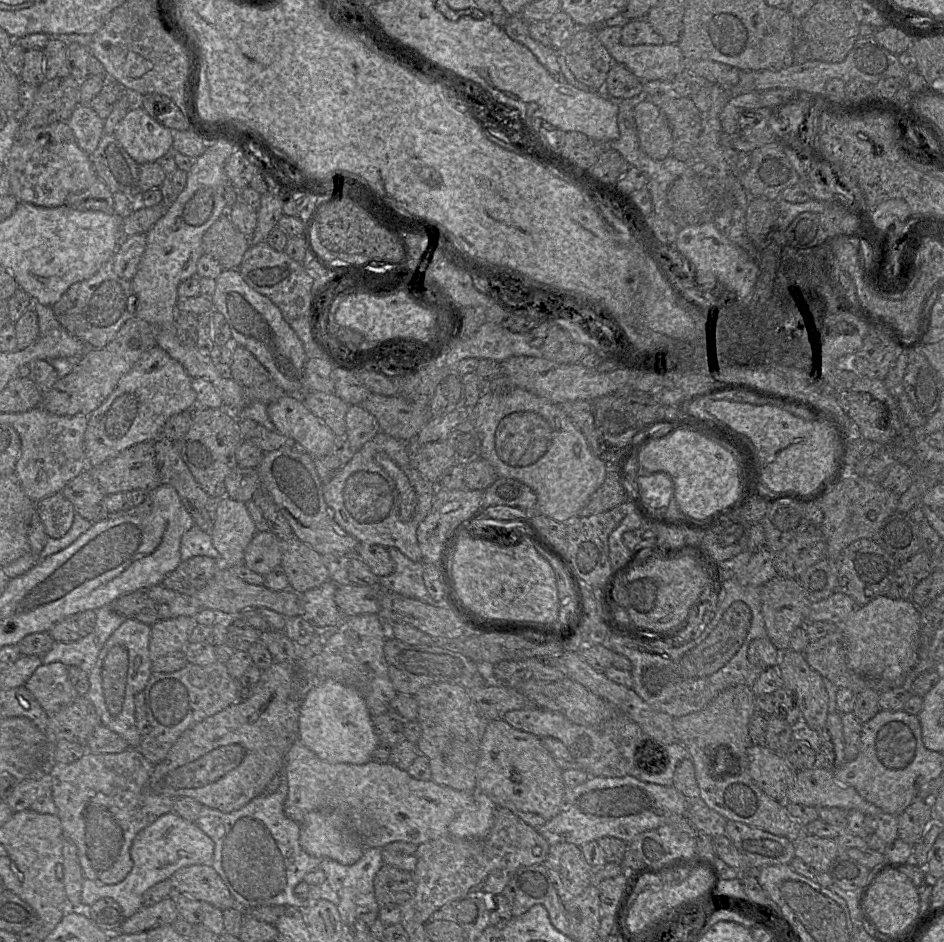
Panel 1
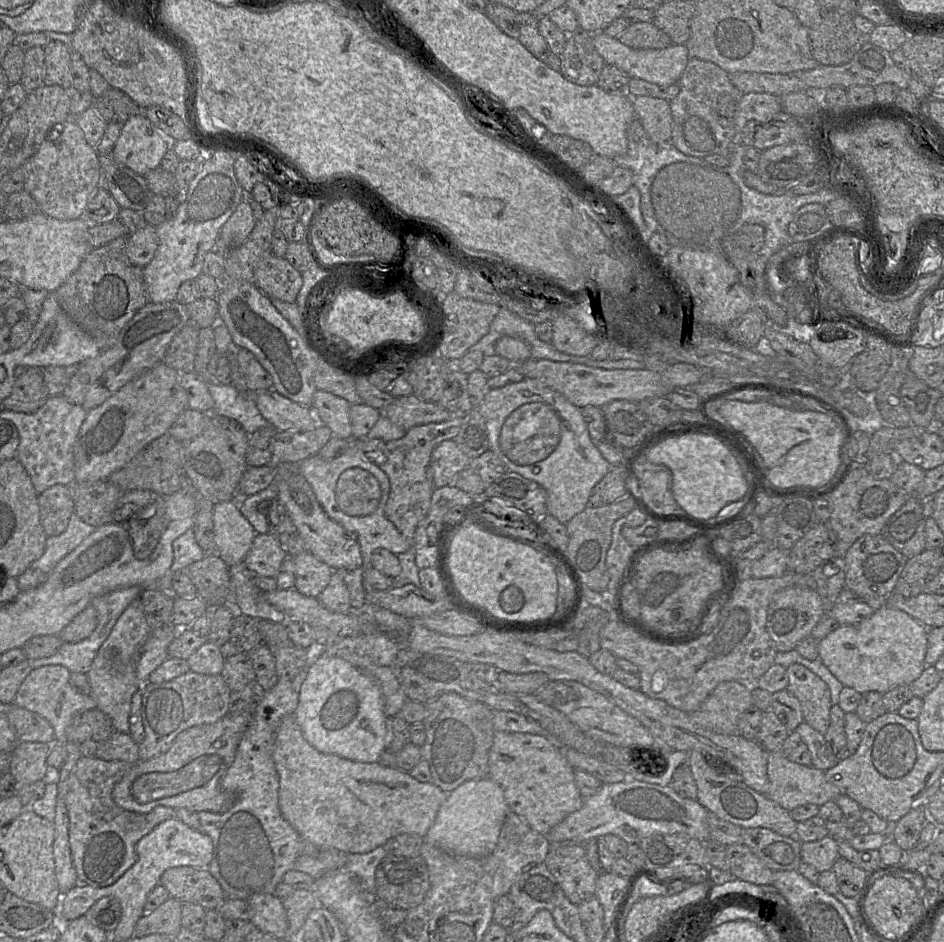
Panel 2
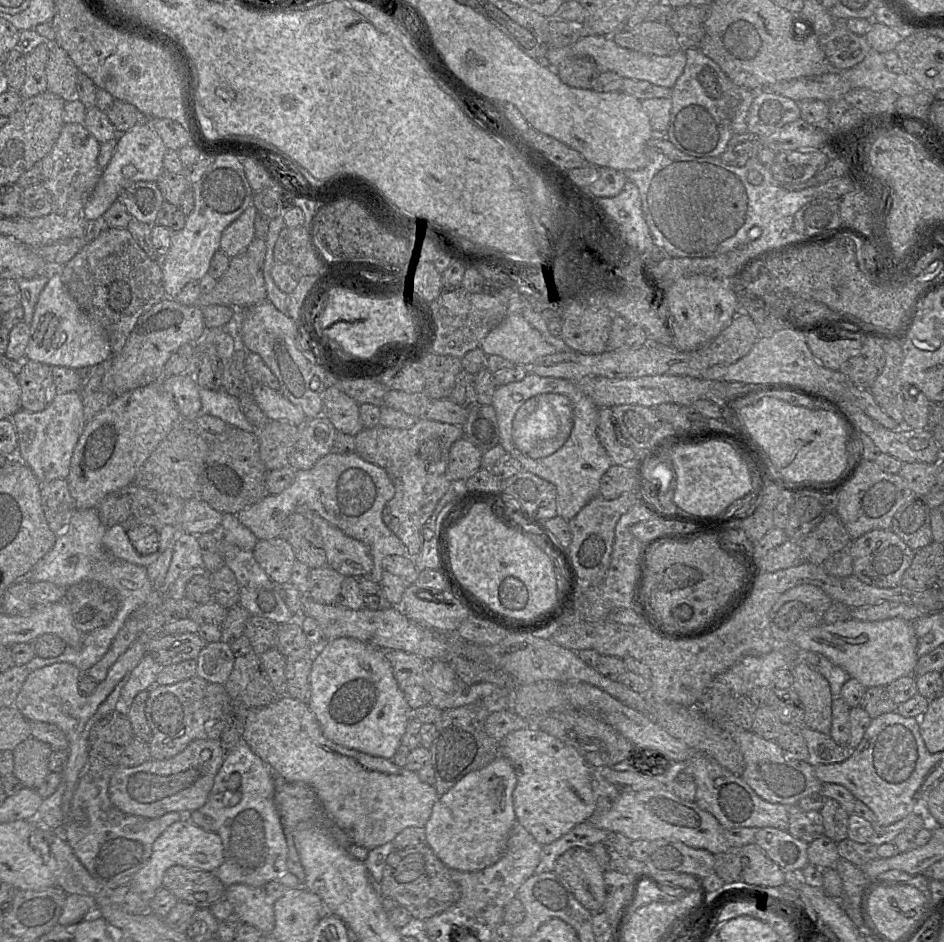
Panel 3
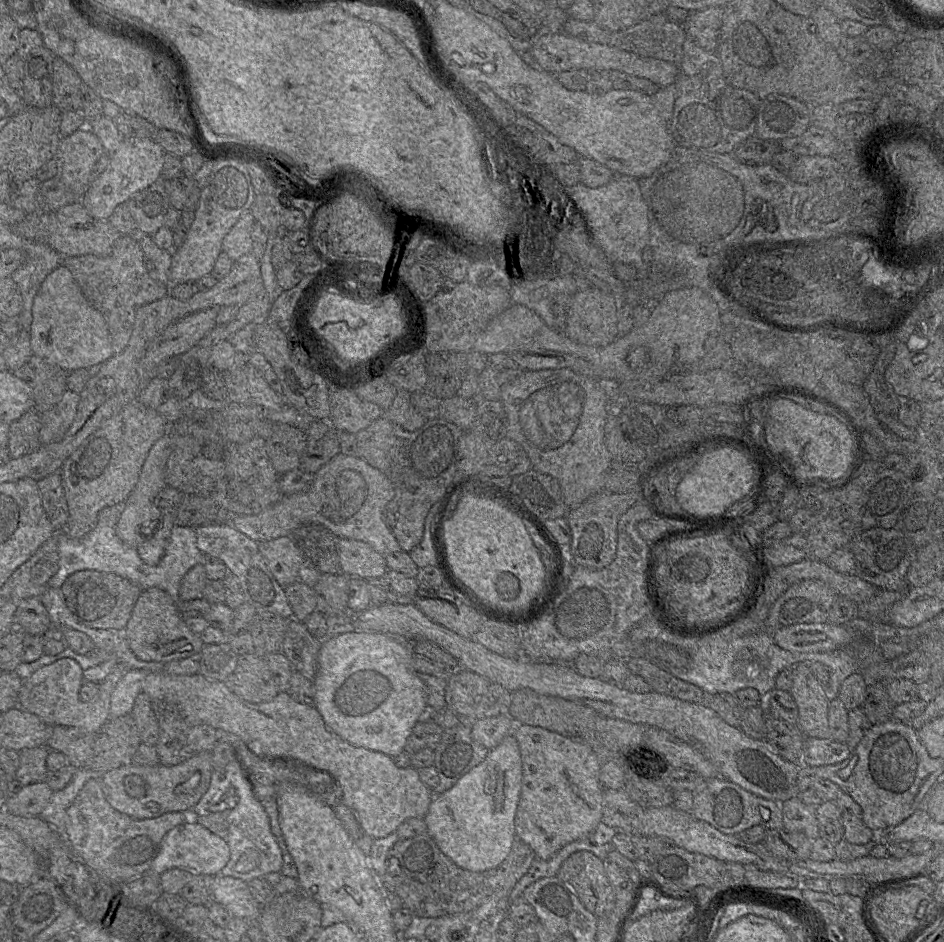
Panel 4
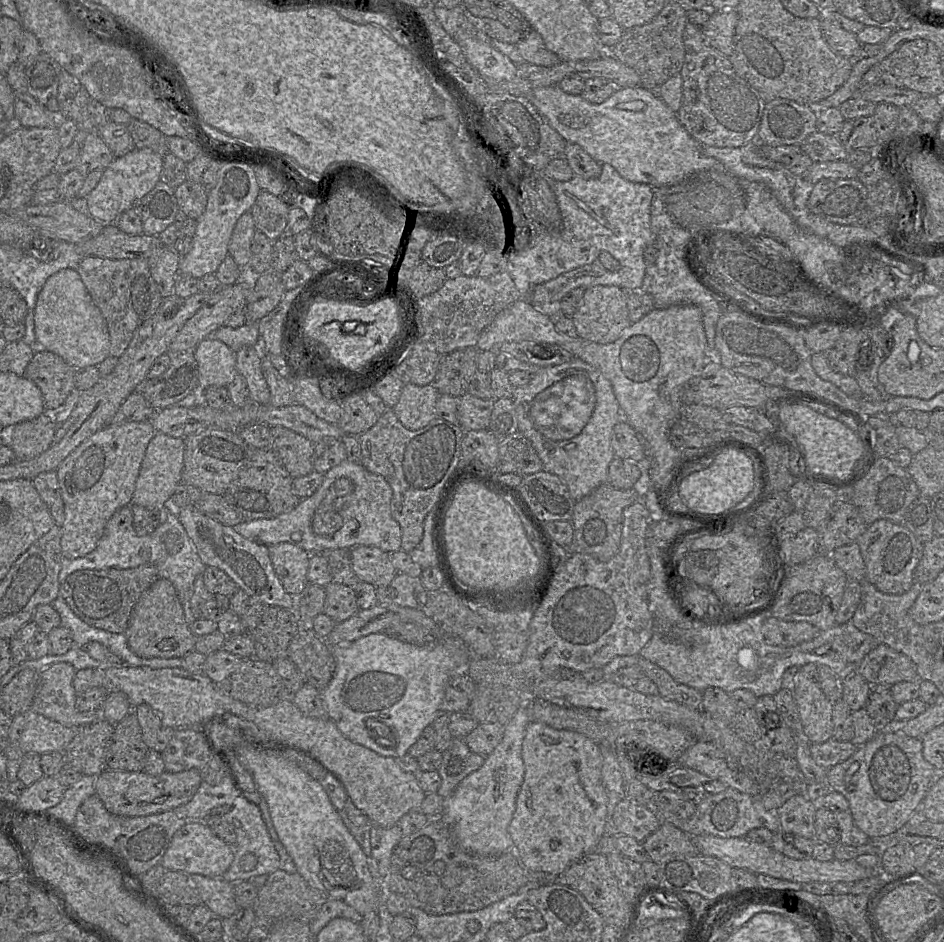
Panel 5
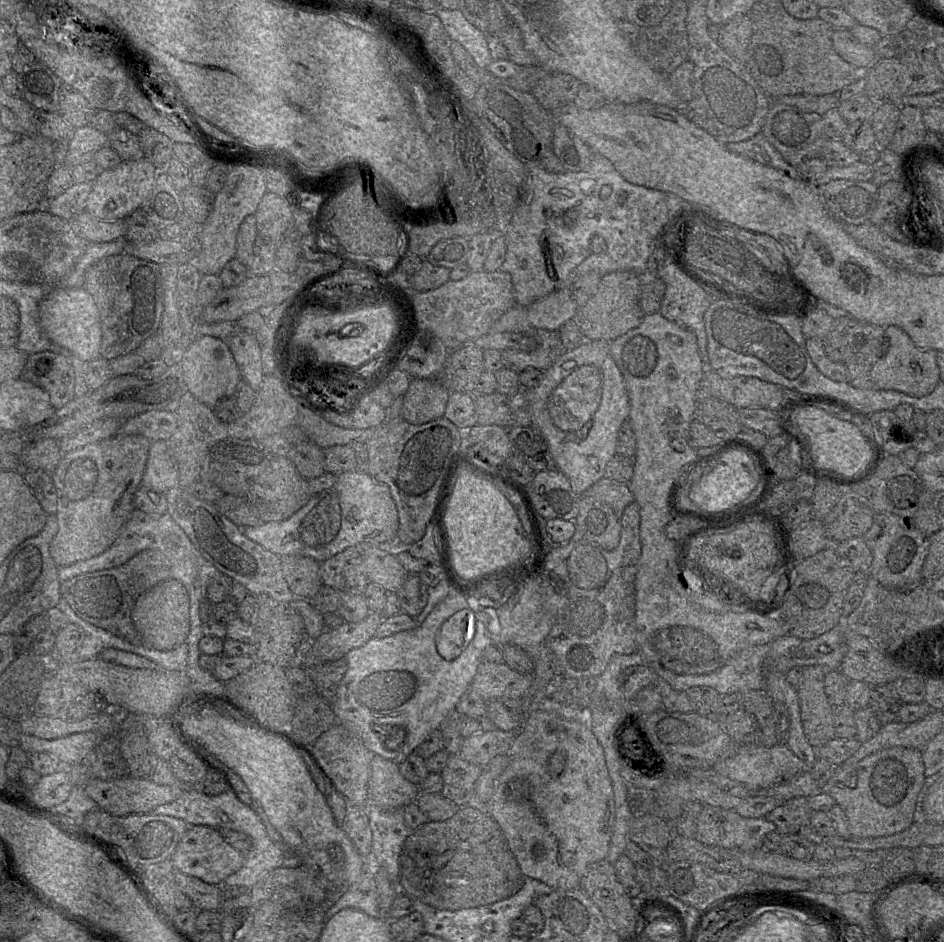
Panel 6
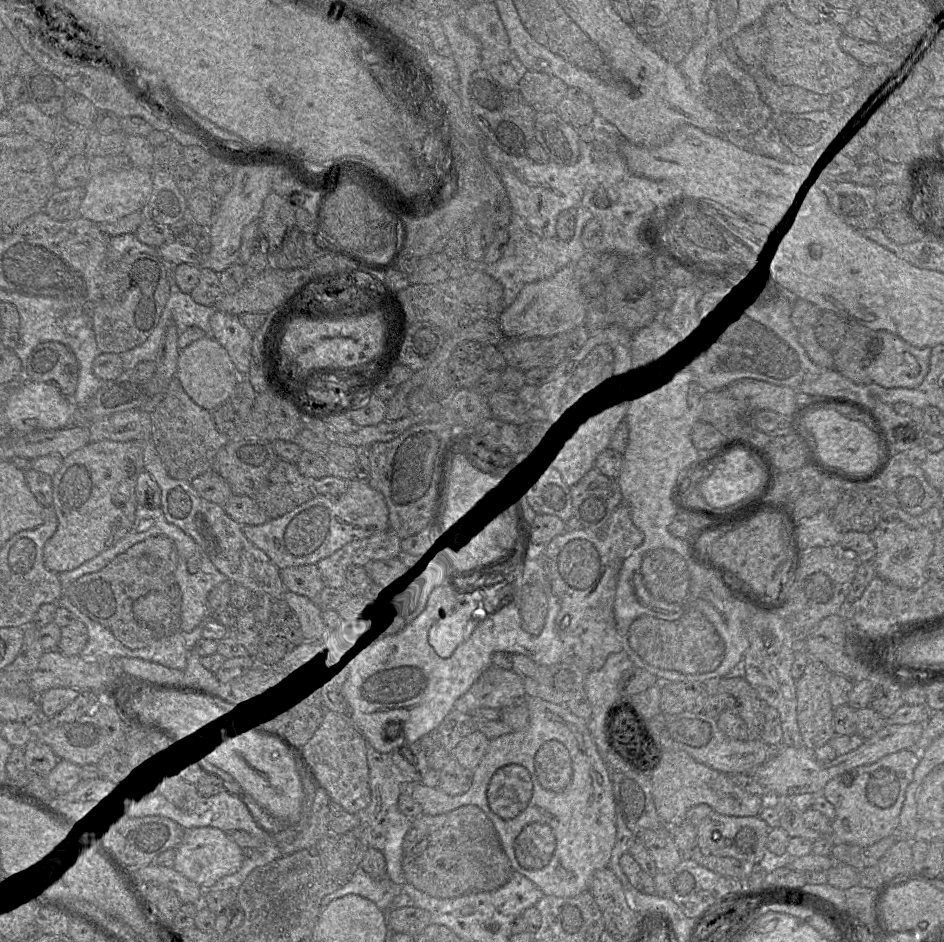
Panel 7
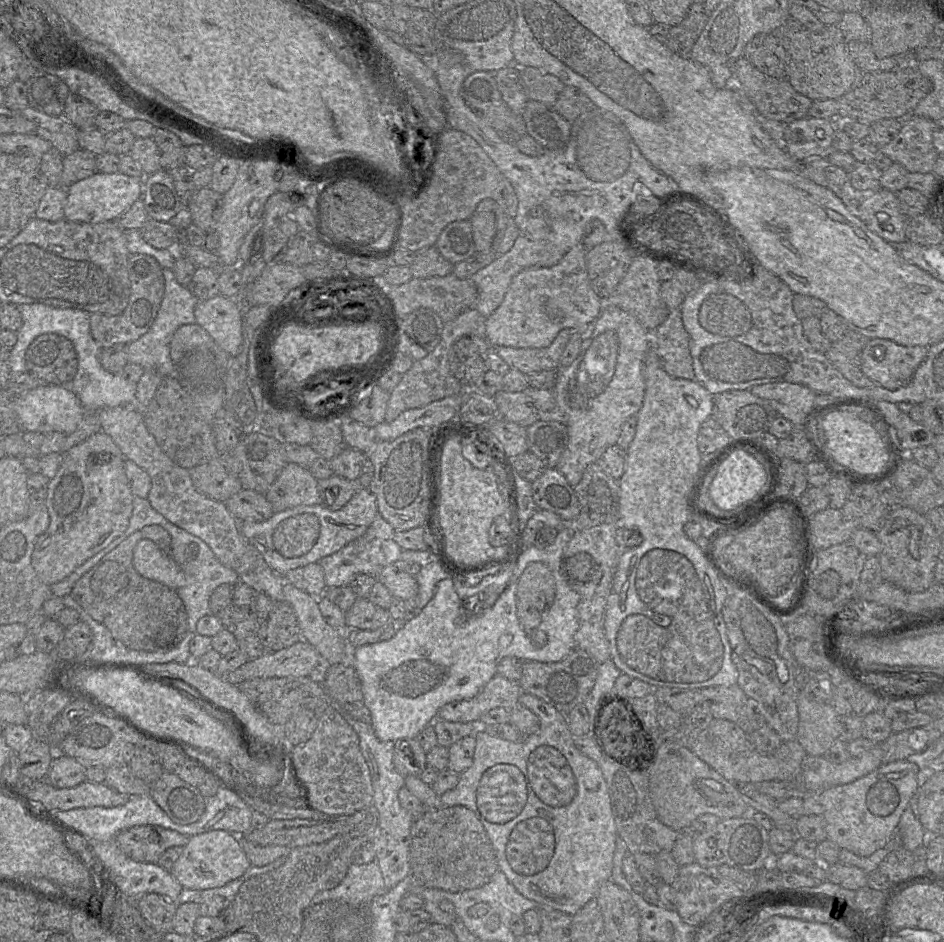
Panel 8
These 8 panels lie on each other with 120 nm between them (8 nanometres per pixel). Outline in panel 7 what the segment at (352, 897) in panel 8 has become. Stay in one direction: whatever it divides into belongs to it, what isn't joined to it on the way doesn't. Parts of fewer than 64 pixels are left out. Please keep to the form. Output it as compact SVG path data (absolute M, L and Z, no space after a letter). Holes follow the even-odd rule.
M359 867L353 873L351 879L348 881L348 883L345 886L323 897L323 899L321 900L321 906L323 909L333 900L348 895L354 895L368 901L377 909L381 911L385 911L391 906L391 902L394 899L394 897L400 894L400 890L402 889L402 886L403 885L393 885L389 882L389 880L385 878L385 867L384 867L384 878L380 880L372 879L362 870L361 867Z

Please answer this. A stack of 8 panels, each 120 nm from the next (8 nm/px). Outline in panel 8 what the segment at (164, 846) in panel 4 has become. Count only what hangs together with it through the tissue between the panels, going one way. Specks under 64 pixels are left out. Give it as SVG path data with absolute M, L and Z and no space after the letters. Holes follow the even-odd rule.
M213 830L189 837L170 872L183 888L206 890L224 886L241 877L250 866L240 837L225 830Z

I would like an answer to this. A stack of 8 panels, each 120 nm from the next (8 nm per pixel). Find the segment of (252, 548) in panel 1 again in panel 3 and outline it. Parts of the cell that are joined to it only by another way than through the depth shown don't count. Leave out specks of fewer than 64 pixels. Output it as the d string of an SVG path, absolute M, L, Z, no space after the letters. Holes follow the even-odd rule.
M283 537L258 540L253 555L273 582L290 582L296 557L292 546Z

